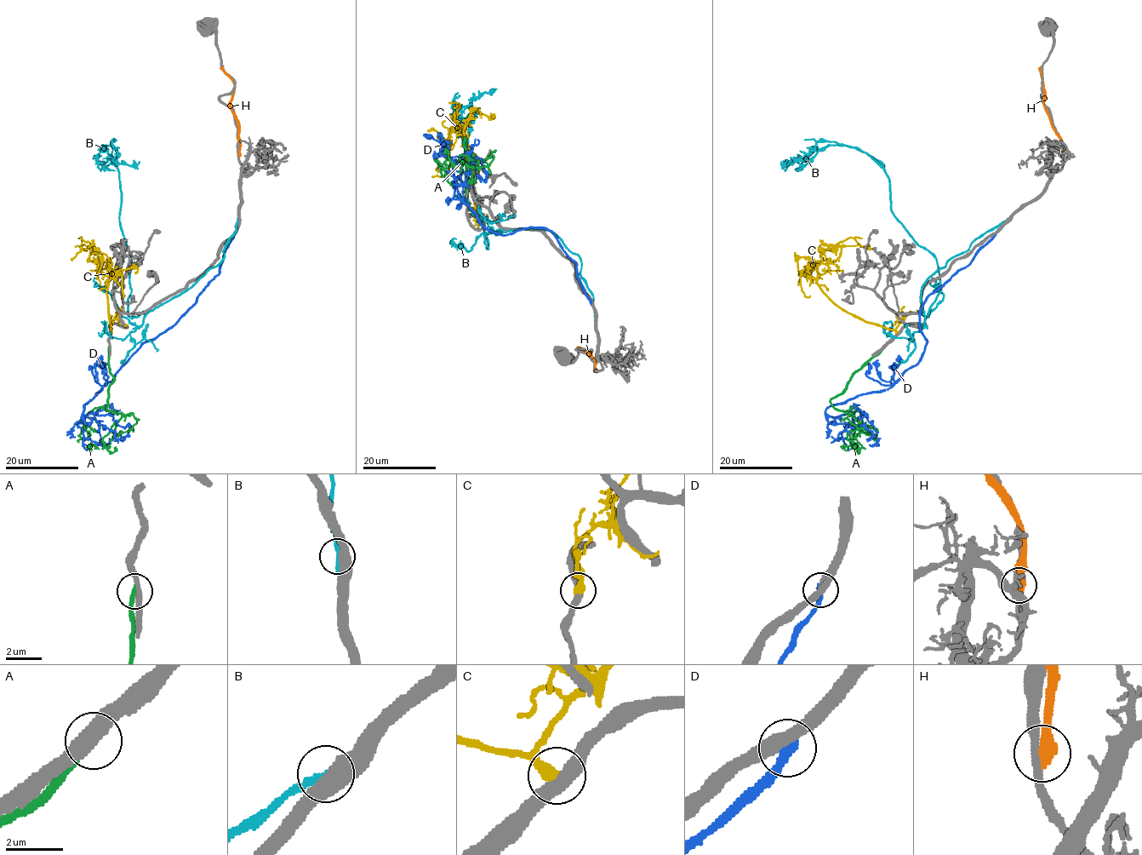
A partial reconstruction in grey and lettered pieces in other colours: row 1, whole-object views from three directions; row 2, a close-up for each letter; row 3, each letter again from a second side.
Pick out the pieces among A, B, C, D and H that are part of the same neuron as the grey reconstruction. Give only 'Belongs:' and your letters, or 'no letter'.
Belongs: no letter

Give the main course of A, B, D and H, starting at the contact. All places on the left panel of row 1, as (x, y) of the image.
A: (109, 347), (108, 367), (114, 377), (108, 411), (104, 406), (88, 413), (80, 436), (91, 440), (91, 450)
B: (237, 220), (223, 259), (130, 317), (117, 153), (105, 147), (116, 163), (139, 162)
D: (233, 235), (219, 272), (195, 303), (83, 405), (82, 416), (110, 405), (113, 420), (129, 427), (120, 440)
H: (239, 155), (238, 126), (231, 105), (234, 82), (219, 67)

